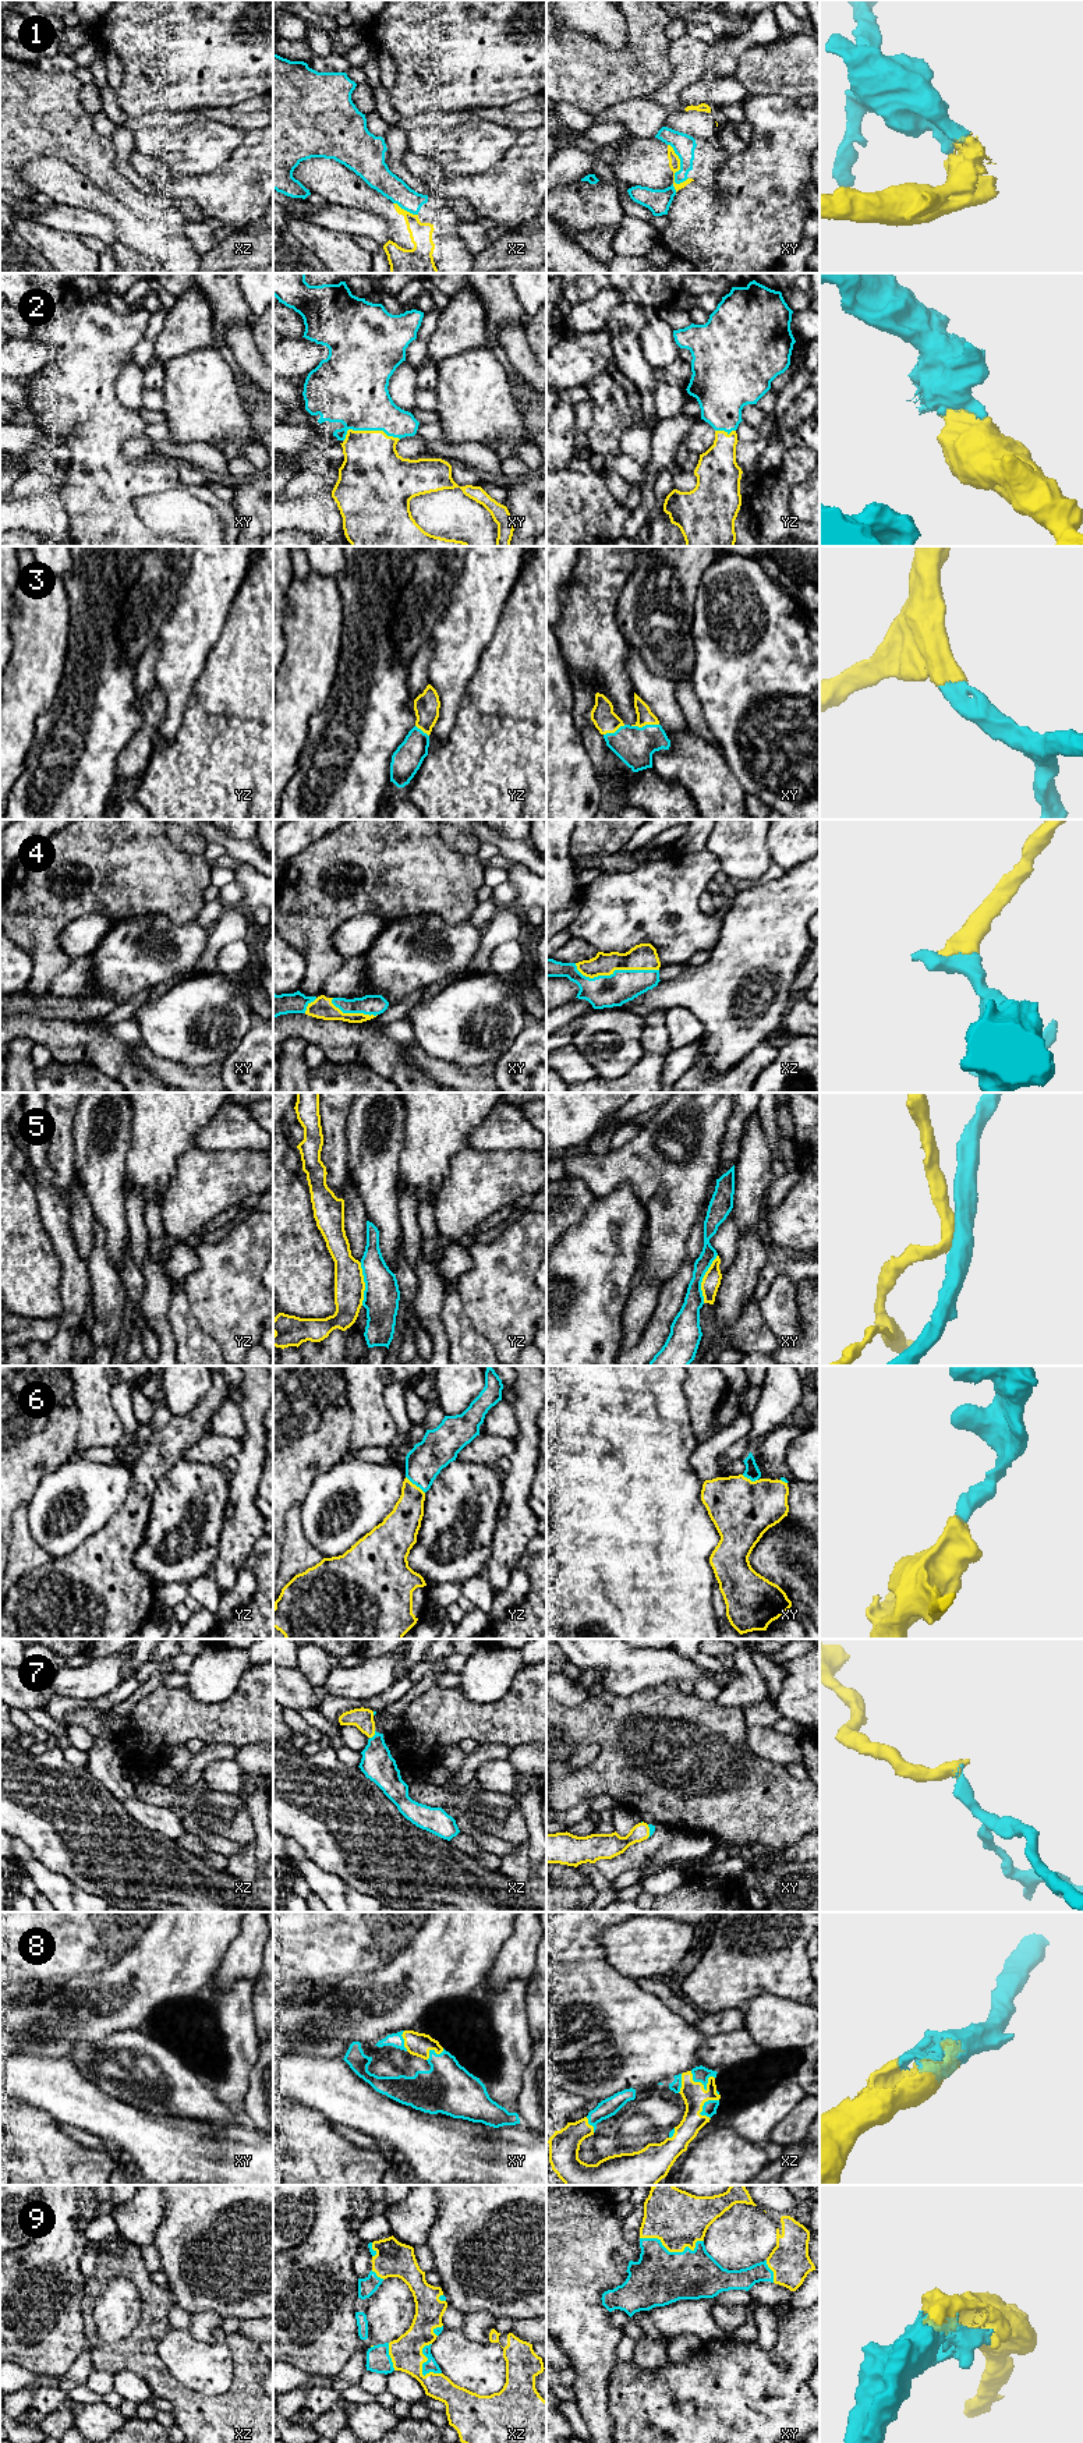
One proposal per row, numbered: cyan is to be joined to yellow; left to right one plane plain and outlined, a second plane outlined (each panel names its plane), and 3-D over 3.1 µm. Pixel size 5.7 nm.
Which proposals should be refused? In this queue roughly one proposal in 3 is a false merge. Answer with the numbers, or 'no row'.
1, 5

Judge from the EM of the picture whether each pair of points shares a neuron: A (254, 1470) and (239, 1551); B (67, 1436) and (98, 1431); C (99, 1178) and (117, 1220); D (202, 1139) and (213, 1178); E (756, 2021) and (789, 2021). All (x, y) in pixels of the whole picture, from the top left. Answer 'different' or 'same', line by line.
A: same
B: different
C: same
D: different
E: same

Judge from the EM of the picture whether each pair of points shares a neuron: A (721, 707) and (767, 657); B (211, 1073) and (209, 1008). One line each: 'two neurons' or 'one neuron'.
A: one neuron
B: two neurons

